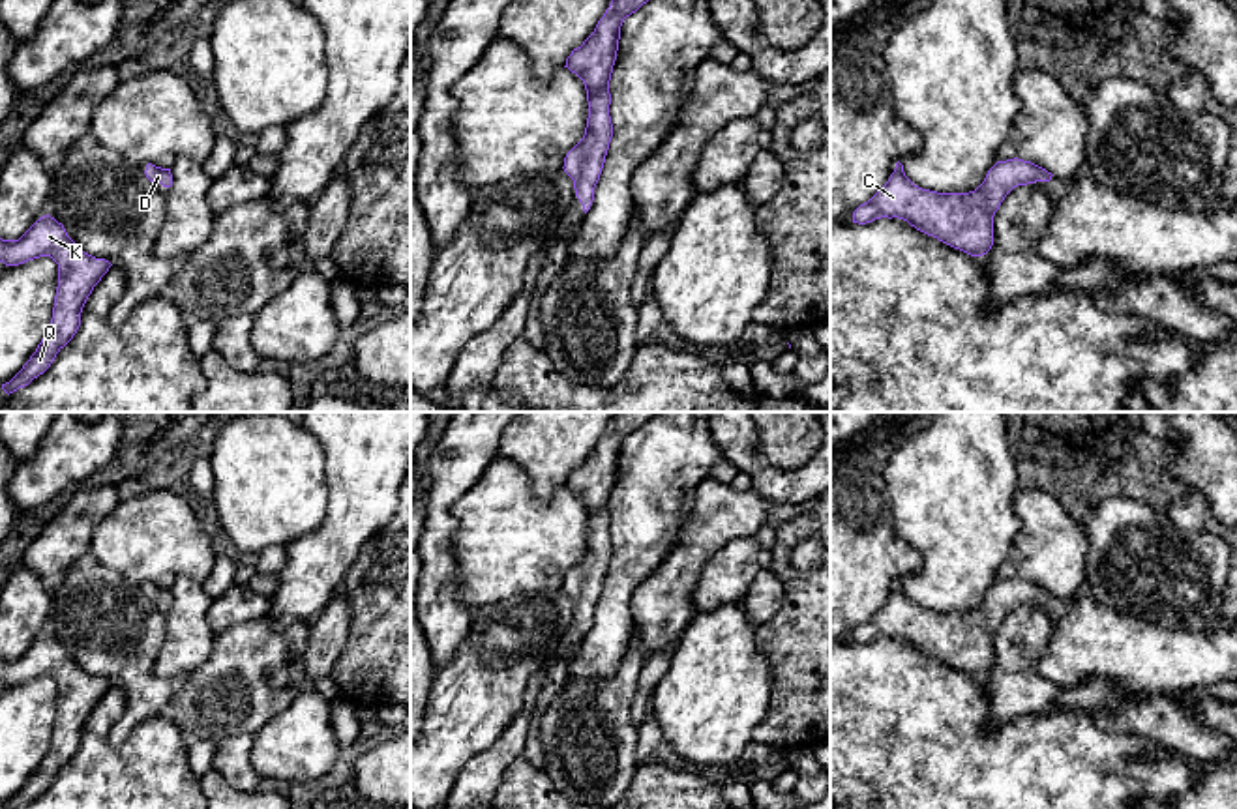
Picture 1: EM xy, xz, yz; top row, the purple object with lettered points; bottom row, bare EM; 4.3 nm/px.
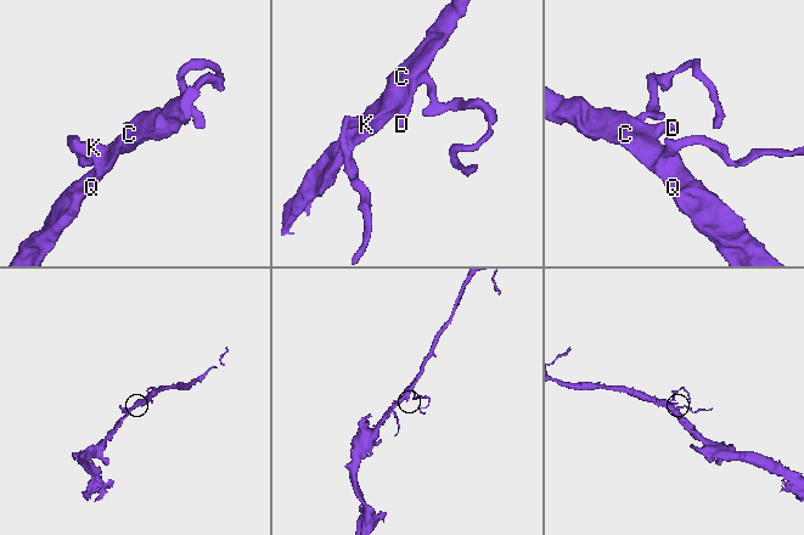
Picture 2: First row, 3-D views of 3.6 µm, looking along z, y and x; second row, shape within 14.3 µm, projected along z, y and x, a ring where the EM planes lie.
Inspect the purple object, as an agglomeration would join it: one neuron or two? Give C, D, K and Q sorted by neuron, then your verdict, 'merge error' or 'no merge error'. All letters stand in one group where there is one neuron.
groups C D K Q; no merge error

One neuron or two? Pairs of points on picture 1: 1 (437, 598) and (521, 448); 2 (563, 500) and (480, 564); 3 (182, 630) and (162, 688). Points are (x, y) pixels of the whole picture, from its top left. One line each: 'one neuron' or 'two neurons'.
1: two neurons
2: one neuron
3: two neurons

